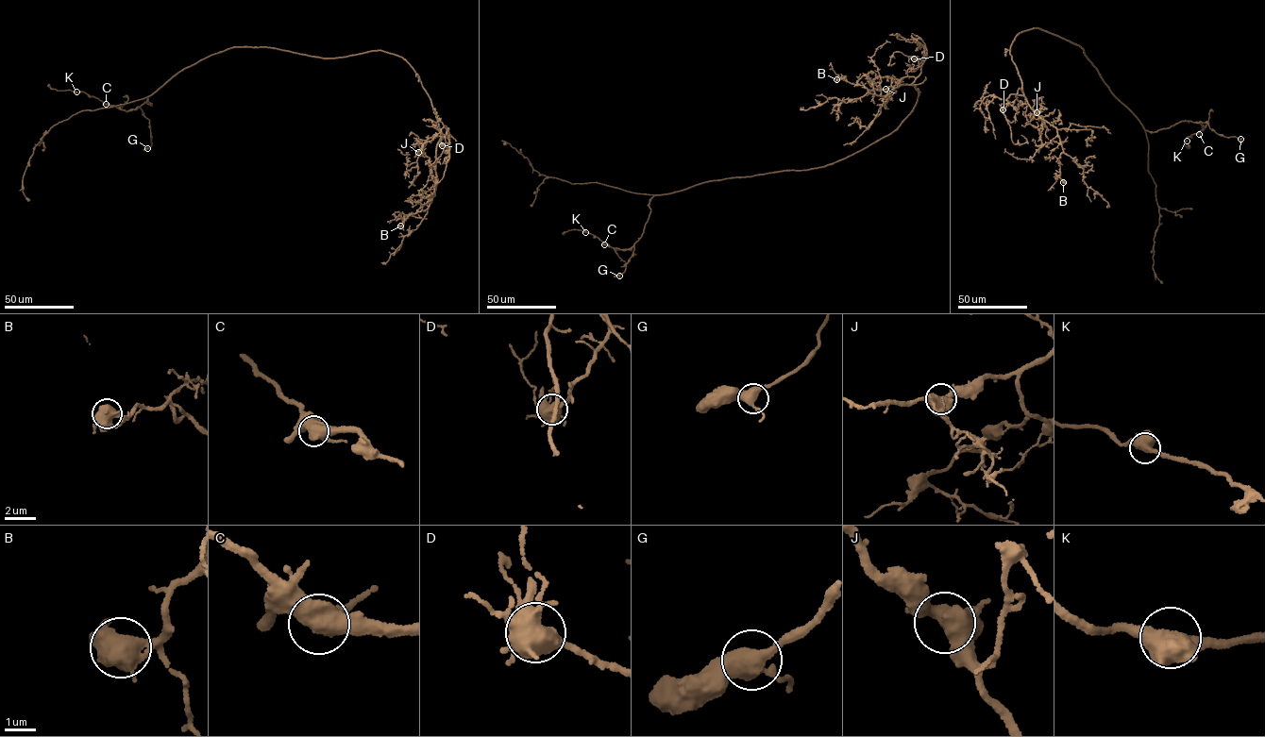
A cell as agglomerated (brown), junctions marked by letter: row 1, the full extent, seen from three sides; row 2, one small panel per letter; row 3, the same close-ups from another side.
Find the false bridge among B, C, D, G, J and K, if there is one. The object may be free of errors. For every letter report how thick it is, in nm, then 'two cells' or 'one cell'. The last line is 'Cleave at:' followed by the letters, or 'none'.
B: calibre 650 nm; one cell
C: calibre 550 nm; one cell
D: calibre 650 nm; one cell
G: calibre 480 nm; one cell
J: calibre 480 nm; one cell
K: calibre 550 nm; one cell
Cleave at: none

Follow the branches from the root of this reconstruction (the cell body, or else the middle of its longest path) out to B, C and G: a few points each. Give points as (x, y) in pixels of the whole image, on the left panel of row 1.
B: (307, 55), (397, 55), (430, 98), (442, 135), (434, 193), (428, 209), (400, 226)
C: (307, 55), (265, 47), (227, 49), (175, 75), (148, 97), (151, 106), (145, 102), (126, 111), (106, 104)
G: (307, 55), (237, 47), (184, 68), (149, 95), (151, 106), (140, 107), (149, 121), (152, 144), (147, 148)

